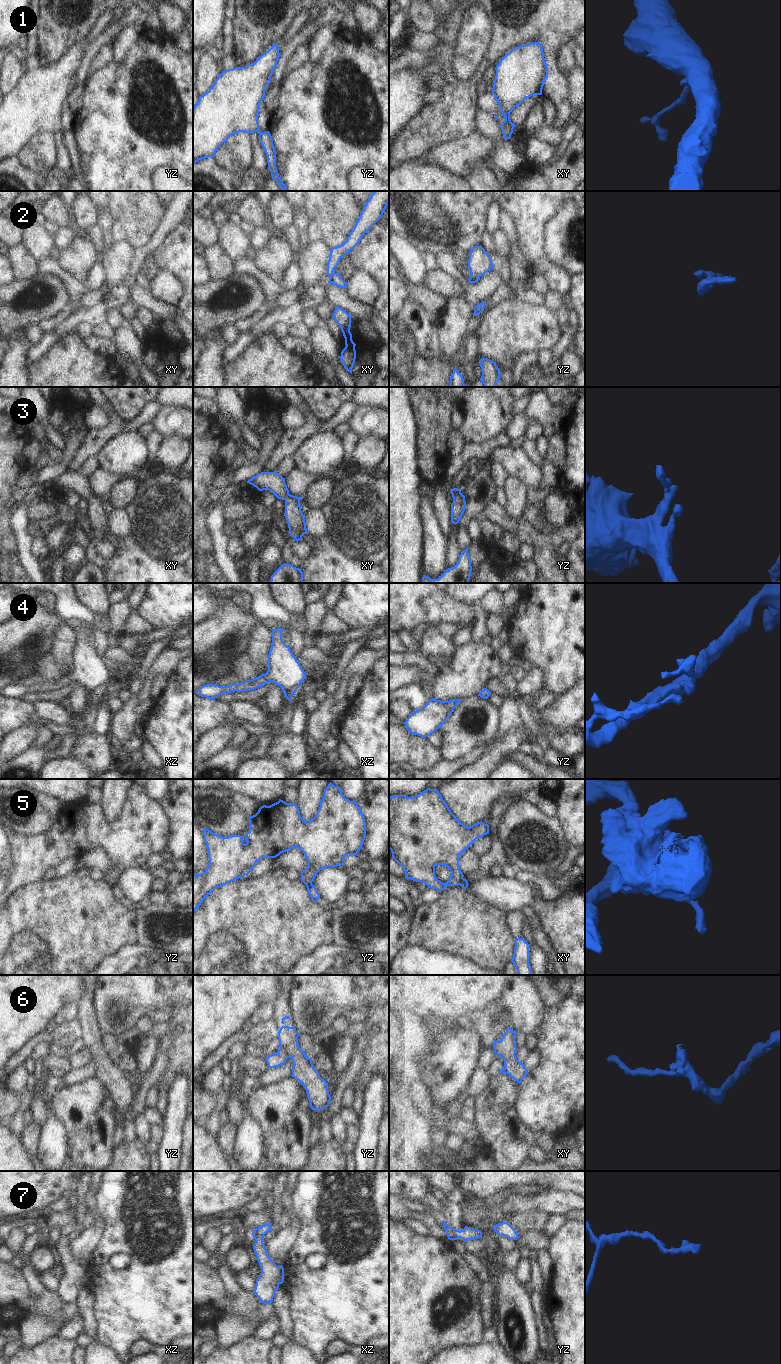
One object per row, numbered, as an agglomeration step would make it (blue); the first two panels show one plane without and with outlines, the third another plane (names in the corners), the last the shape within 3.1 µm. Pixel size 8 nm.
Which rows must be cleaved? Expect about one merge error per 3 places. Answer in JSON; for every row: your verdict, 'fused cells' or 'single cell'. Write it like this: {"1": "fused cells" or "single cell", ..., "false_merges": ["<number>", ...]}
{"1": "single cell", "2": "single cell", "3": "single cell", "4": "single cell", "5": "fused cells", "6": "single cell", "7": "single cell", "false_merges": ["5"]}

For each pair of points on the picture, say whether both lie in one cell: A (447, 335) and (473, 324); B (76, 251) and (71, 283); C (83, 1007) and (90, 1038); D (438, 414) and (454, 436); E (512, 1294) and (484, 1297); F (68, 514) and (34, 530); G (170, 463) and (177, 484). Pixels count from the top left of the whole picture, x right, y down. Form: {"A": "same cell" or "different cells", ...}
{"A": "different cells", "B": "different cells", "C": "same cell", "D": "different cells", "E": "different cells", "F": "same cell", "G": "different cells"}

